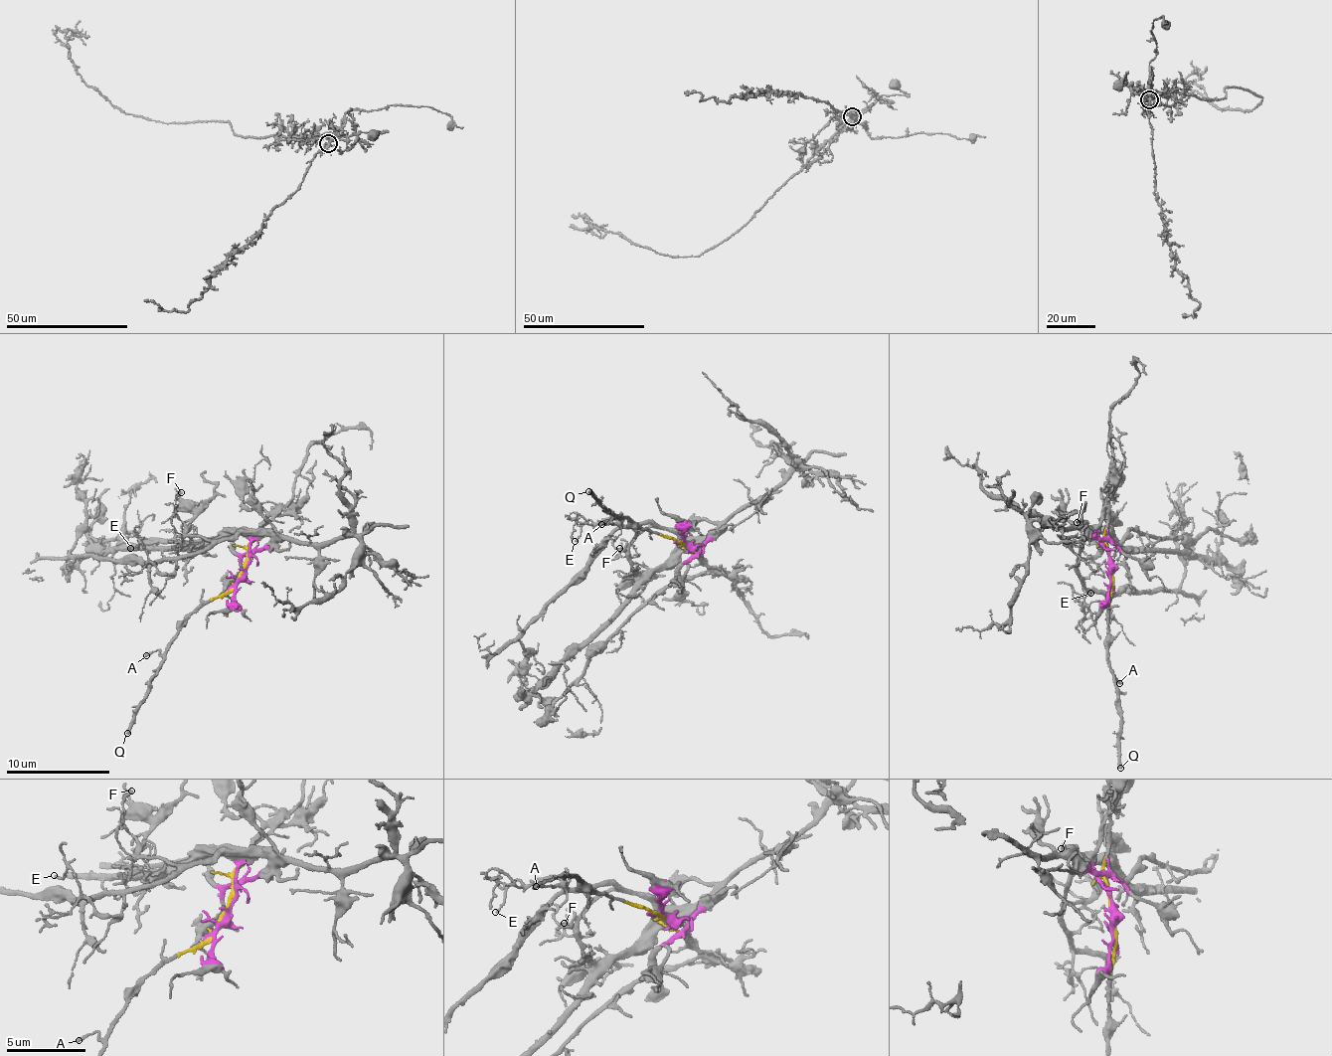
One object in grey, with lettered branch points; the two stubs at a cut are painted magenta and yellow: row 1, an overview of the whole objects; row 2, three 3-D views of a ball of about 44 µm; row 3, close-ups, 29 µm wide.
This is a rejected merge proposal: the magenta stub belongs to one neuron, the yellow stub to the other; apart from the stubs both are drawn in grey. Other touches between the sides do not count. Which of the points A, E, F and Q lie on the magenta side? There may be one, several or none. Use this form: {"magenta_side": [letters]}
{"magenta_side": ["E", "F"]}

